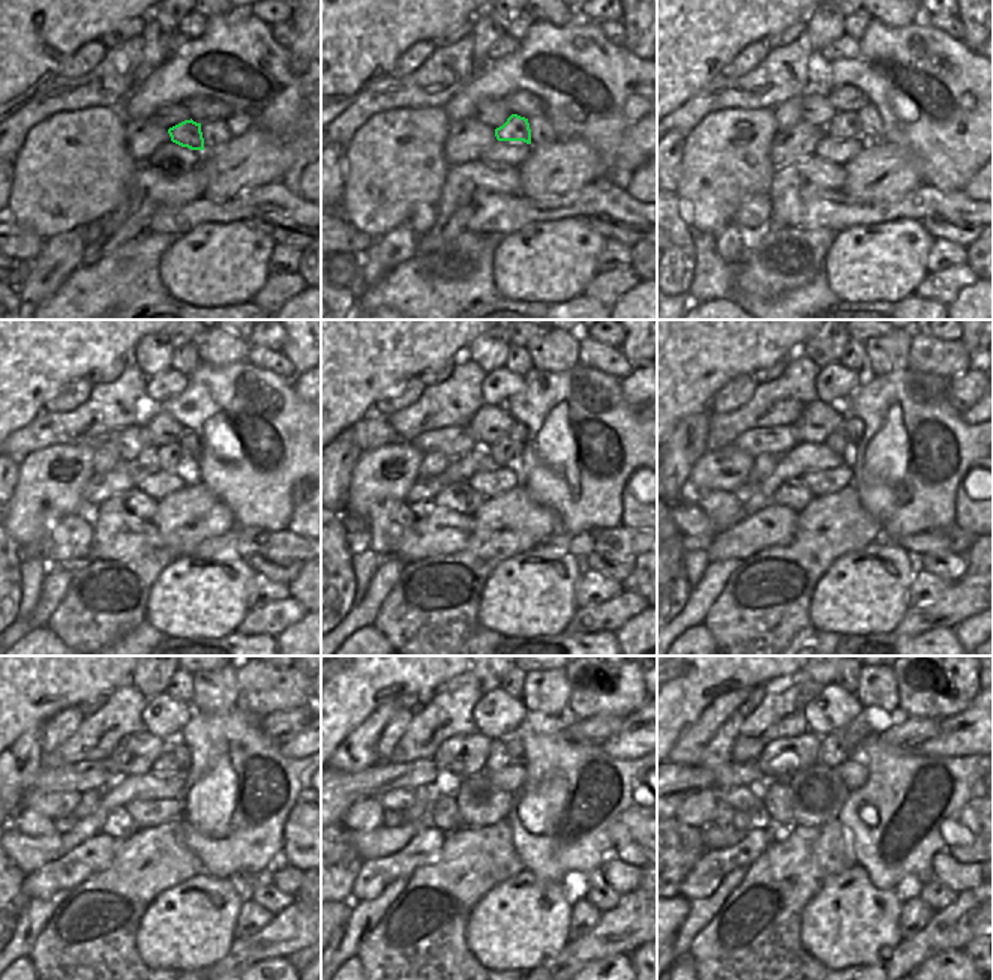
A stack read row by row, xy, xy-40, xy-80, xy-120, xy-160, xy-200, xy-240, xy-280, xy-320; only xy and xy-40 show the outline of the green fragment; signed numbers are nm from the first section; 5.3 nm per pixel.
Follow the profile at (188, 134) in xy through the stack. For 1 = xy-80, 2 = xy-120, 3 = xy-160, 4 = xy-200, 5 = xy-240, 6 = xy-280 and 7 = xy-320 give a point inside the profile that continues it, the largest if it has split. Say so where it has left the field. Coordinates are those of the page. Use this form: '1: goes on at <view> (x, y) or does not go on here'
1: goes on at xy-80 (843, 125)
2: goes on at xy-120 (168, 456)
3: goes on at xy-160 (503, 452)
4: goes on at xy-200 (839, 438)
5: goes on at xy-240 (167, 761)
6: goes on at xy-280 (501, 751)
7: goes on at xy-320 (833, 751)

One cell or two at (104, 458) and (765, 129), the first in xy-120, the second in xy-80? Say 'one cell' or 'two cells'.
two cells

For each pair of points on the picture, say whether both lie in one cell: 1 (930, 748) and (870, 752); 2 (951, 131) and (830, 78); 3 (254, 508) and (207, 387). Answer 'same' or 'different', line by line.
1: different
2: same
3: same

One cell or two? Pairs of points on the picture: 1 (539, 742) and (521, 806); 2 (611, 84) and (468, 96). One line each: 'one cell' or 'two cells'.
1: one cell
2: one cell

